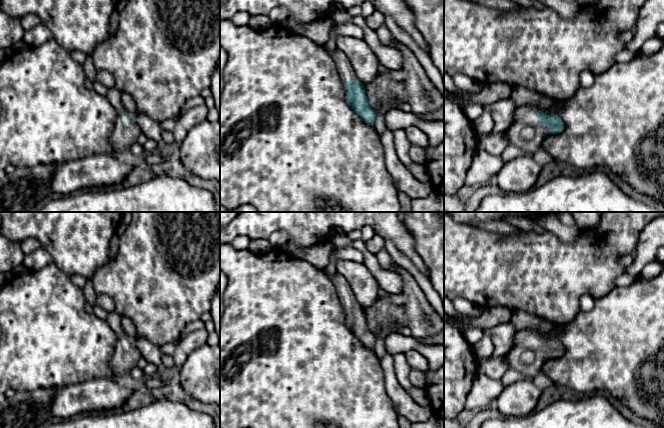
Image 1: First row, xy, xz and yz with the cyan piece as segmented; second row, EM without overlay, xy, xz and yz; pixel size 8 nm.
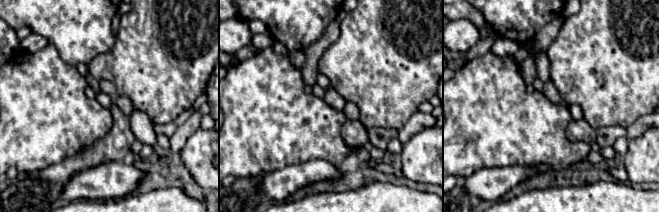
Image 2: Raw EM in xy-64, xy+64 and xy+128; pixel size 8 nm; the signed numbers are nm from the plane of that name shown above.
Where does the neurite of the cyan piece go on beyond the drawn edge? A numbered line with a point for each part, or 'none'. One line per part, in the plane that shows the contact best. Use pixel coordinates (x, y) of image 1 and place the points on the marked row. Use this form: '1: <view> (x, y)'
1: xy (123, 136)

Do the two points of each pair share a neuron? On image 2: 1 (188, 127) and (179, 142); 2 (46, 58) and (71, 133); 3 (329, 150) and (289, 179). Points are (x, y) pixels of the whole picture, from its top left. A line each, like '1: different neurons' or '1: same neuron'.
1: same neuron
2: same neuron
3: different neurons

